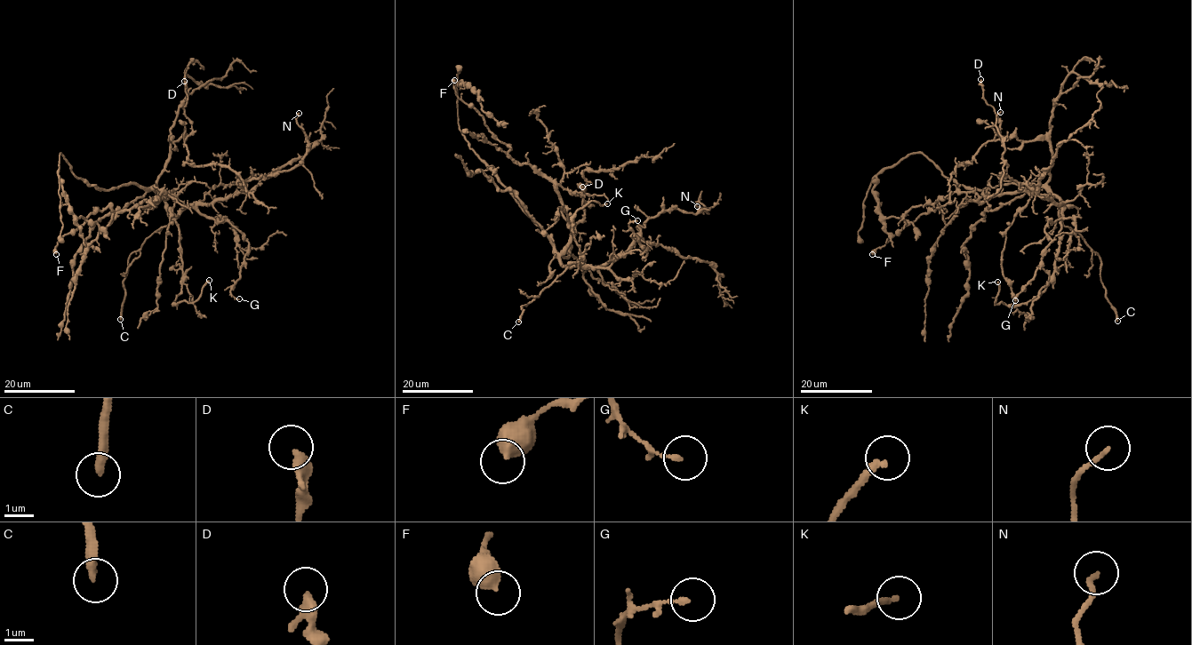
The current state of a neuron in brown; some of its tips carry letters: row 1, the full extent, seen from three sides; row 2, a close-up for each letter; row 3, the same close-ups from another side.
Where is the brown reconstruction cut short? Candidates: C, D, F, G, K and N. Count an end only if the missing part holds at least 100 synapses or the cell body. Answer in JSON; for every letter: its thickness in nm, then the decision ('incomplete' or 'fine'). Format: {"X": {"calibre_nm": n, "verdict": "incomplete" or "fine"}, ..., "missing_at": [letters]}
{"C": {"calibre_nm": 300, "verdict": "incomplete"}, "D": {"calibre_nm": 400, "verdict": "fine"}, "F": {"calibre_nm": 550, "verdict": "fine"}, "G": {"calibre_nm": 160, "verdict": "fine"}, "K": {"calibre_nm": 200, "verdict": "fine"}, "N": {"calibre_nm": 150, "verdict": "fine"}, "missing_at": ["C"]}

